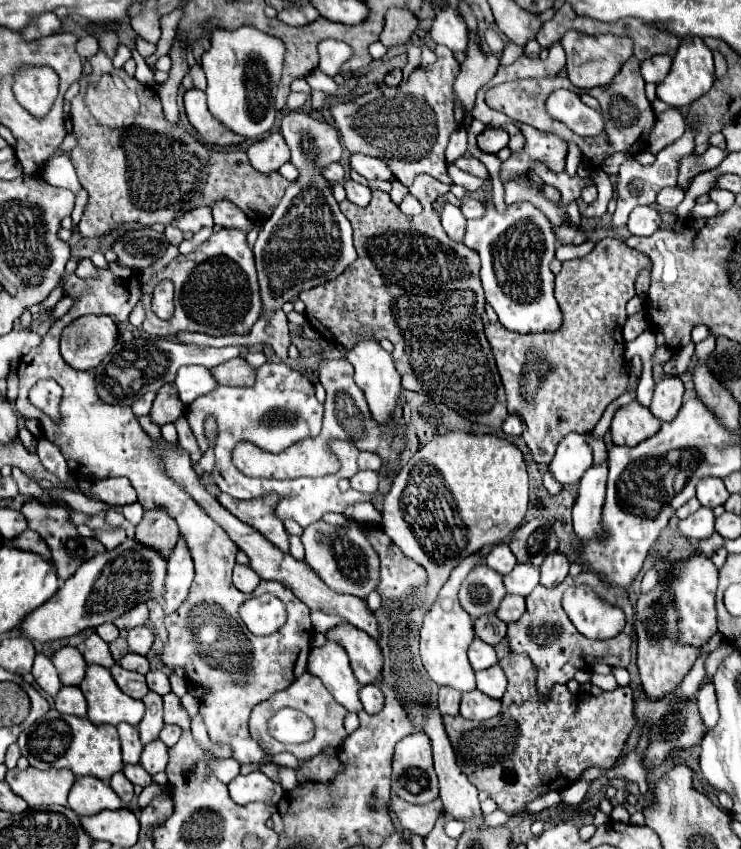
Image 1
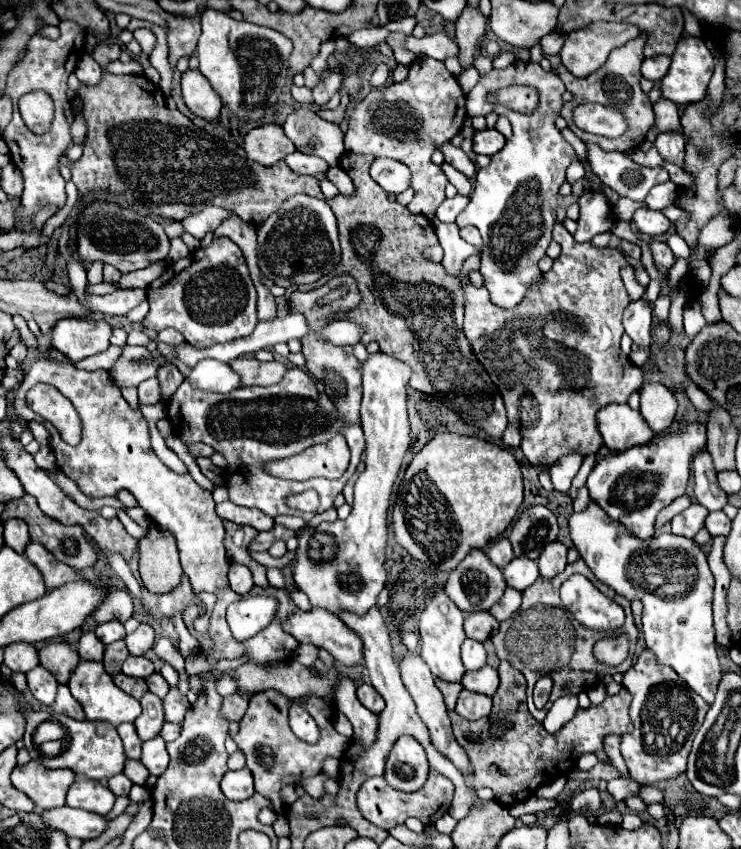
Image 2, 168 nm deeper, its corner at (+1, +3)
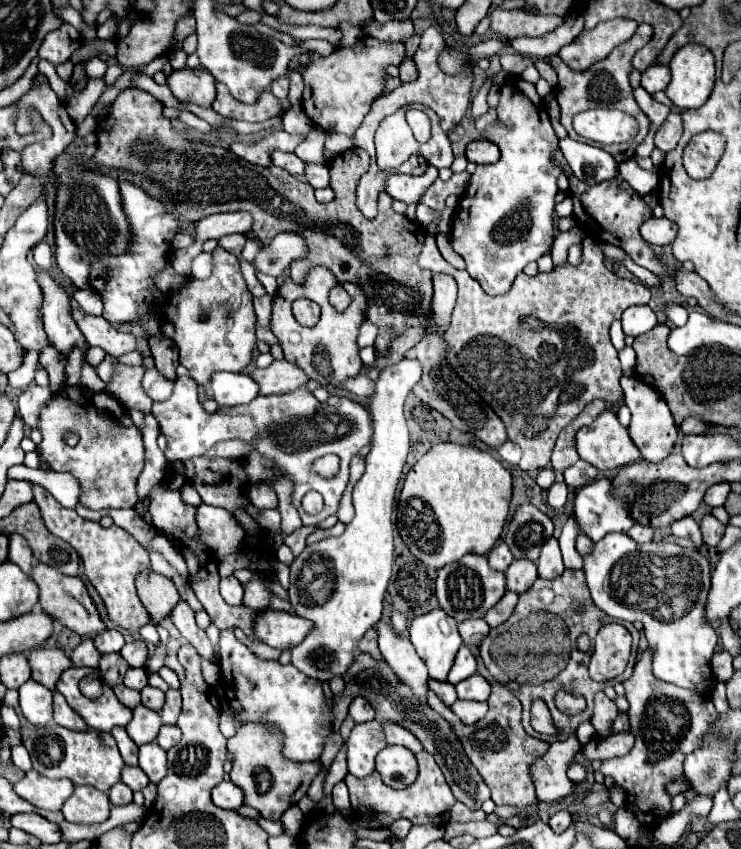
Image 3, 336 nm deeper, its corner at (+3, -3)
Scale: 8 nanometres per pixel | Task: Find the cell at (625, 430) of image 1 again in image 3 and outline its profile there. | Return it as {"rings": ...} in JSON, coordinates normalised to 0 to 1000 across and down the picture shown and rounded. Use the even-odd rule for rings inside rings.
{"rings":[[[823,482],[812,484],[804,496],[777,510],[777,529],[783,541],[810,555],[831,552],[864,541],[864,531],[856,527],[848,503],[842,503]]]}

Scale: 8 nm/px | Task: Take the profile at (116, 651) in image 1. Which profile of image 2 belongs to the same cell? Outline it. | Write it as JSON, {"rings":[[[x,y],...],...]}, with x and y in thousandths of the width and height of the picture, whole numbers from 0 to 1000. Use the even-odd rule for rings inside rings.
{"rings":[[[165,753],[157,755],[157,757],[151,757],[151,760],[146,760],[143,767],[140,767],[140,776],[138,776],[140,788],[143,788],[148,795],[159,795],[159,793],[165,790],[165,781],[170,779],[173,771],[175,771],[175,769],[173,769],[170,757],[167,757]]]}

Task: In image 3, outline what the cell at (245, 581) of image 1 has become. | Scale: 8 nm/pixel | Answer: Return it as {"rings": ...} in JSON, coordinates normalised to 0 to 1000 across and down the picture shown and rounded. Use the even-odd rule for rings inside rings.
{"rings":[[[305,680],[297,684],[297,701],[310,713],[327,713],[327,687],[318,680]]]}

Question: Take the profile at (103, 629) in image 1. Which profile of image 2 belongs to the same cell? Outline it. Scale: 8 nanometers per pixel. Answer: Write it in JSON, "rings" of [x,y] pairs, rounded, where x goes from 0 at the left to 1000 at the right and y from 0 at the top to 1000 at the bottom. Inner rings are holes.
{"rings":[[[146,731],[146,734],[135,734],[130,739],[130,750],[146,760],[146,757],[154,757],[159,753],[167,753],[170,750],[170,743],[167,743],[167,736],[162,731]]]}

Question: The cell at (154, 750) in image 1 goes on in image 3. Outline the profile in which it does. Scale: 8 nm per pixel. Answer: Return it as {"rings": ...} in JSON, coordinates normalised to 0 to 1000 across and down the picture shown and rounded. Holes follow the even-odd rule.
{"rings":[[[211,873],[189,880],[189,903],[205,922],[216,922],[224,913],[224,885]]]}

